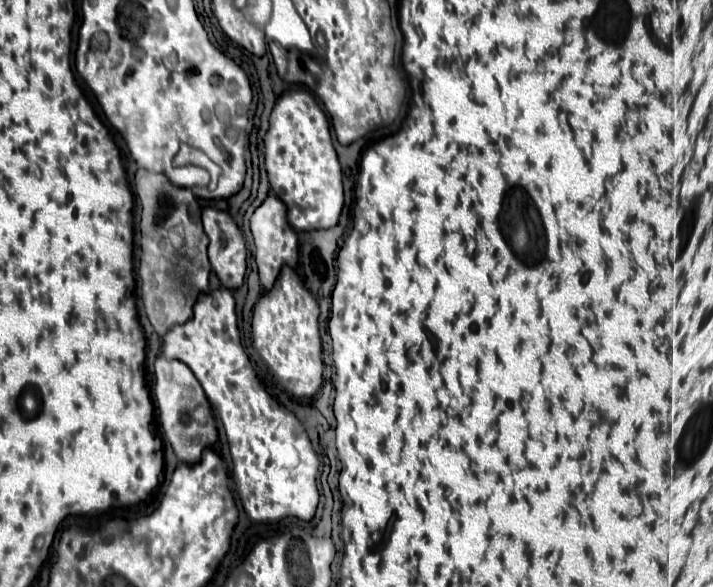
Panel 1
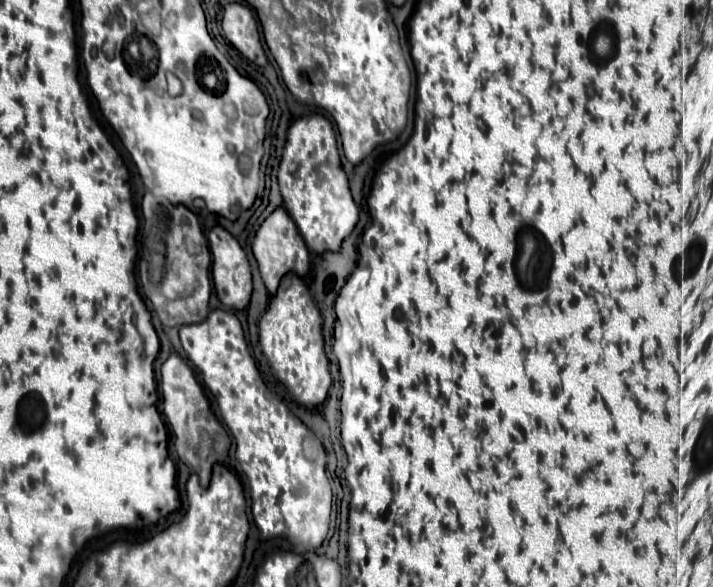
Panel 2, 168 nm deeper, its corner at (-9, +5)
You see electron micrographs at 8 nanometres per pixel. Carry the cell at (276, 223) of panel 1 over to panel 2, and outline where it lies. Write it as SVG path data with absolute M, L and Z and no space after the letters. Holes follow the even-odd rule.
M278 207L258 229L254 241L252 241L252 251L256 255L258 267L260 267L260 275L264 279L266 289L270 291L270 295L276 293L280 279L294 271L296 275L304 277L310 269L310 253L306 243L302 241L302 235L298 233L298 229L294 229L294 221L290 221L290 215L286 213L284 207Z

